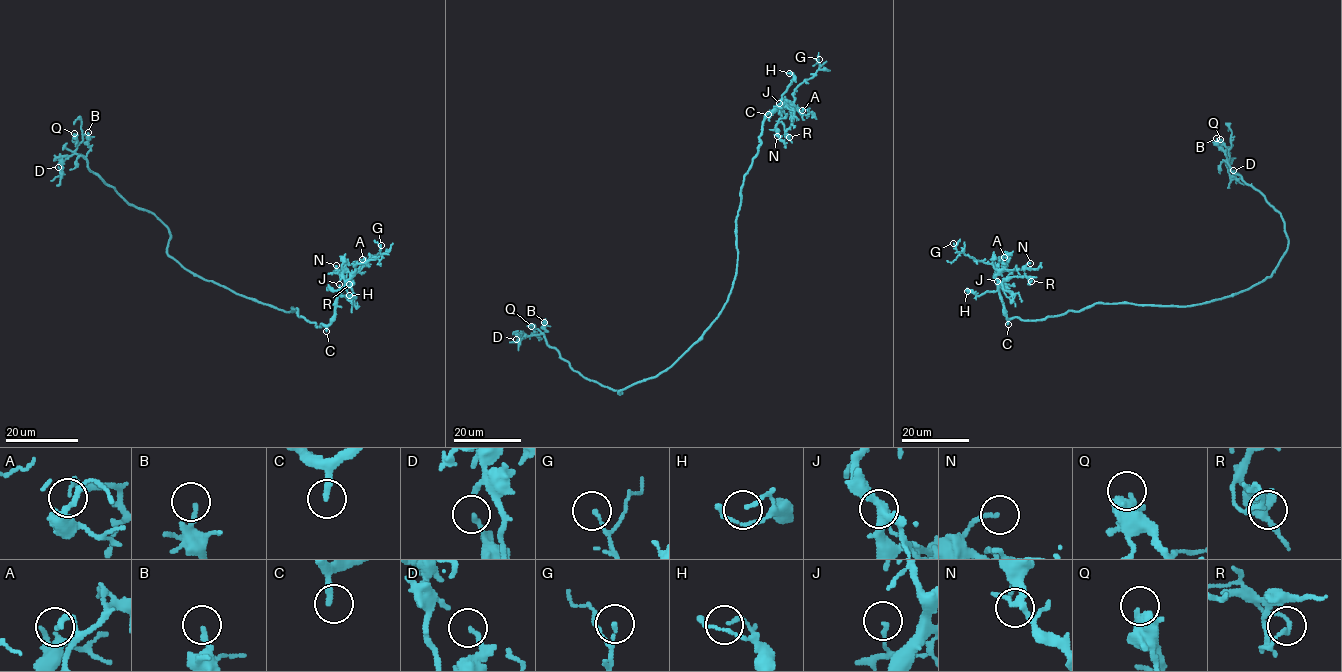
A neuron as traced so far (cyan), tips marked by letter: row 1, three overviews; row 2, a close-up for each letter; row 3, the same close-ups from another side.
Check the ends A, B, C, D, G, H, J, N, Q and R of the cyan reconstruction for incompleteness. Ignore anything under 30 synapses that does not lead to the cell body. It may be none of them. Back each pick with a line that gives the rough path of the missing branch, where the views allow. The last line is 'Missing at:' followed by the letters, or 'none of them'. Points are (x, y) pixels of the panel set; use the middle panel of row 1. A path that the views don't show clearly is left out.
C: (768, 114), (768, 107), (777, 88), (807, 54), (820, 28), (819, 12)
Missing at: C

